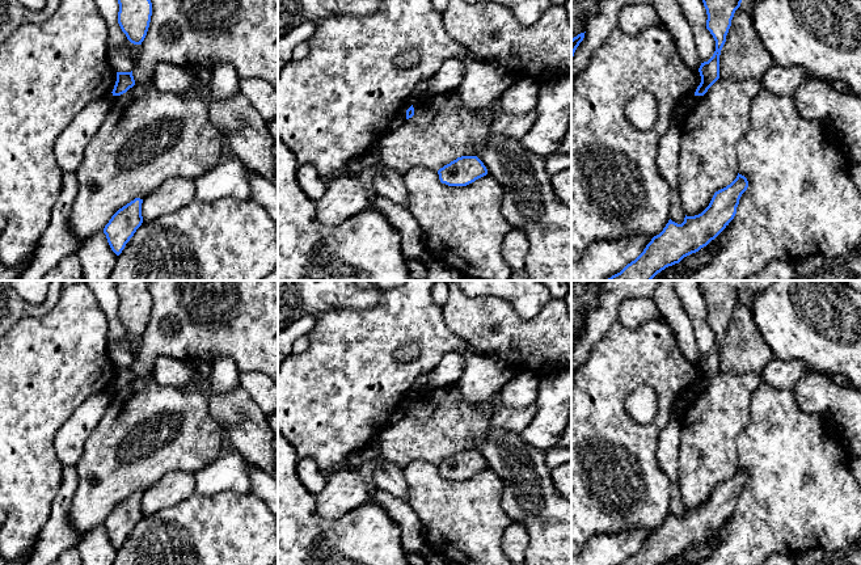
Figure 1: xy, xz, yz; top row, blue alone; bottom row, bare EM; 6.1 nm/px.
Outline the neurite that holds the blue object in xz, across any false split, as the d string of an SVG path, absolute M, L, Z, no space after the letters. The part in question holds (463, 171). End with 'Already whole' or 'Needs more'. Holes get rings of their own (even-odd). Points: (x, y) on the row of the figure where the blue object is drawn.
M461 156L438 170L442 184L467 186L488 174L488 169L477 156Z. Already whole

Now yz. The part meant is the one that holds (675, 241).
M738 173L730 185L714 193L701 214L685 215L681 224L670 219L663 231L651 239L634 261L607 281L651 281L666 267L698 252L734 219L739 199L747 187L747 178Z. Already whole

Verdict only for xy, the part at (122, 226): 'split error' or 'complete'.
complete

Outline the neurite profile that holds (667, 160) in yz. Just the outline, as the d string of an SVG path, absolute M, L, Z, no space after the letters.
M676 105L671 125L667 132L662 136L659 142L659 151L657 156L658 170L671 190L671 206L670 206L670 219L678 224L684 222L685 214L680 206L679 197L679 143L680 143L680 125L678 123L678 110Z

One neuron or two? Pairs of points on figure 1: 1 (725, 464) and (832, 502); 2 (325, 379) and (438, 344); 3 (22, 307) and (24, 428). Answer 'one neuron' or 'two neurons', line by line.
1: two neurons
2: one neuron
3: two neurons

